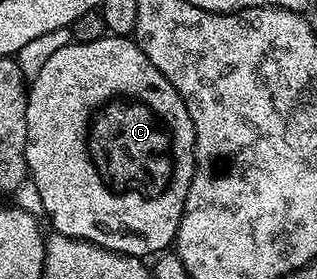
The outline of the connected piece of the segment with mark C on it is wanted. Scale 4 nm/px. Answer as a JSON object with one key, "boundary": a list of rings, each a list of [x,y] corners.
{"boundary":[[[106,34],[101,40],[87,42],[86,44],[72,43],[63,46],[63,50],[51,54],[47,58],[43,70],[32,77],[27,88],[27,146],[25,147],[25,166],[28,175],[38,187],[39,195],[44,206],[44,215],[49,216],[53,223],[54,233],[70,236],[76,240],[90,240],[101,248],[112,252],[122,252],[125,256],[138,258],[152,257],[161,254],[165,248],[174,243],[179,230],[181,214],[185,209],[185,198],[193,177],[193,123],[187,114],[187,106],[183,98],[175,90],[163,74],[159,74],[157,67],[143,54],[143,50],[132,39],[123,36],[110,36]]]}

